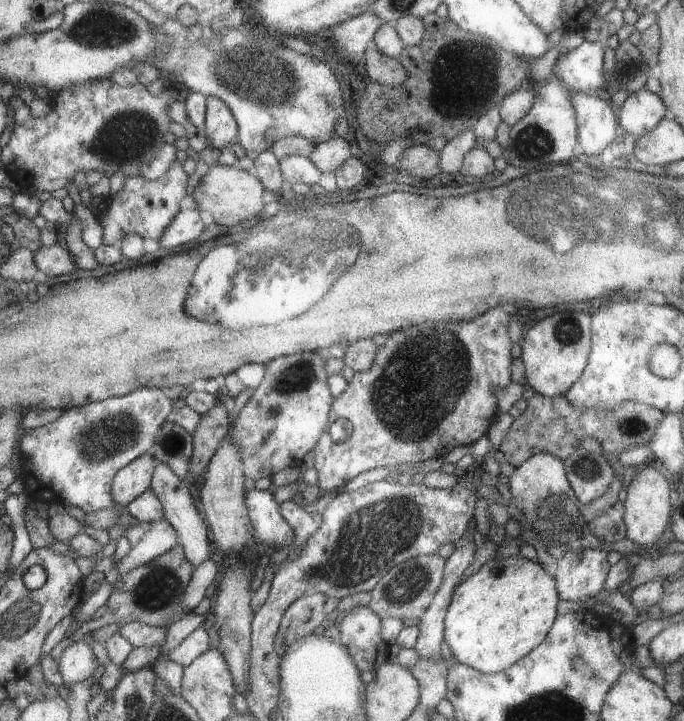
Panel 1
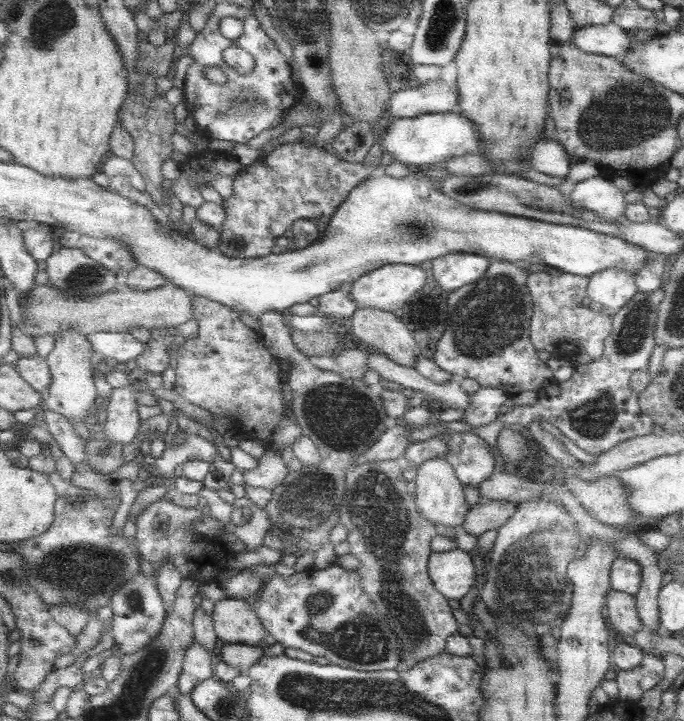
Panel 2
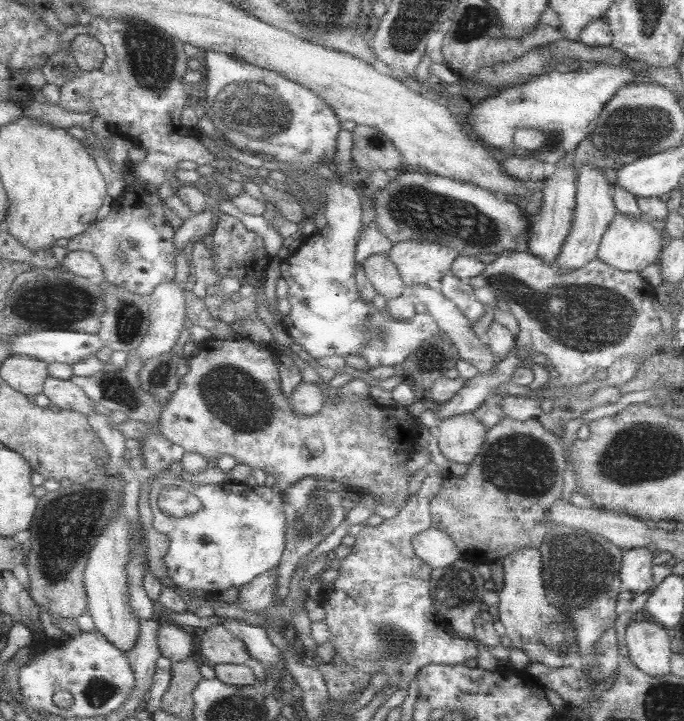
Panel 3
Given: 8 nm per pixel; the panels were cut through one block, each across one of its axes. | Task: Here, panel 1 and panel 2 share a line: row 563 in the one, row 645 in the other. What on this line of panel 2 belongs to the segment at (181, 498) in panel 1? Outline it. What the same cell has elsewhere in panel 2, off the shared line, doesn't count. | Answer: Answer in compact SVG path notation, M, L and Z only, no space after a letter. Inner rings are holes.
M197 638L193 642L193 646L189 646L189 652L185 656L185 666L183 666L183 674L181 674L181 682L179 682L179 690L183 694L191 694L201 682L209 680L215 676L215 664L213 664L213 656Z

